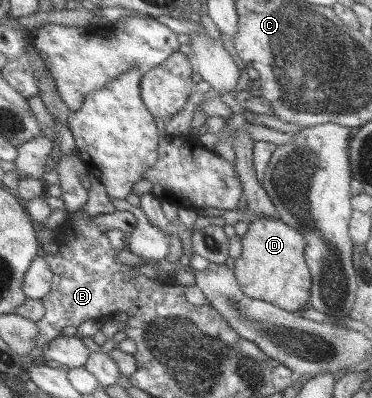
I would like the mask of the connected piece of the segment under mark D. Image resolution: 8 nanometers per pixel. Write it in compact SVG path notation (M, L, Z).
M259 219L248 224L247 232L239 239L241 256L230 261L230 265L245 296L269 301L296 315L299 310L310 308L313 280L304 255L306 240L297 230L287 227L280 219Z

